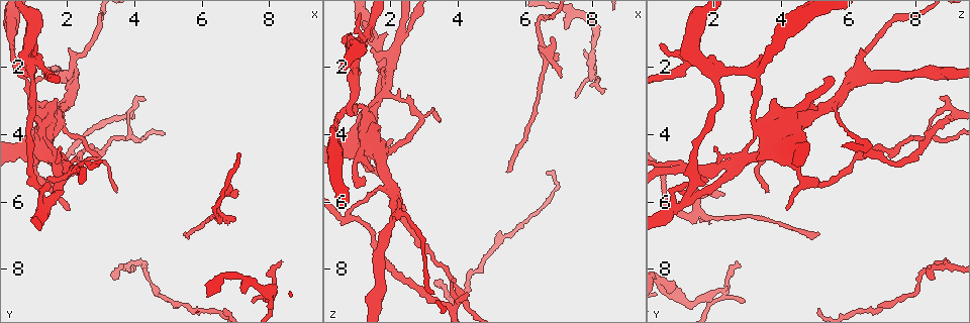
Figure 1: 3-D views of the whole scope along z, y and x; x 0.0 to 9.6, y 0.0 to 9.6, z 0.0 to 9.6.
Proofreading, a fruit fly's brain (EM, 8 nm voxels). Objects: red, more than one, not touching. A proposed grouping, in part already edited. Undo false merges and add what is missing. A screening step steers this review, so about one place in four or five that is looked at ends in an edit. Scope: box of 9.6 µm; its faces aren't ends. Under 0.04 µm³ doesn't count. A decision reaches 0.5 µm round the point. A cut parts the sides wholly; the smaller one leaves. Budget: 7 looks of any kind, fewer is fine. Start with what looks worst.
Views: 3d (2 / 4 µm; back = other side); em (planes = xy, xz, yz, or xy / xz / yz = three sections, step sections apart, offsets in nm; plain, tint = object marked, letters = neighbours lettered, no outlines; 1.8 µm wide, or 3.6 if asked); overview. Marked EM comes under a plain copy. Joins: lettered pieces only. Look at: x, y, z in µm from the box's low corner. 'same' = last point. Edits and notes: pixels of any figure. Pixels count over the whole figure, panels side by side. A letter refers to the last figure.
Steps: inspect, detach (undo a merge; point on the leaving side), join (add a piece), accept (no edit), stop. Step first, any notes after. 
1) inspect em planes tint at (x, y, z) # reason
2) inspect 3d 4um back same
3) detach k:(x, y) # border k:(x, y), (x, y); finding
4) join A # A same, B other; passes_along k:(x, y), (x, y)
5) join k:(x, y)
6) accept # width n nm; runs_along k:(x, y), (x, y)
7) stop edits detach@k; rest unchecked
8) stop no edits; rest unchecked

inspect 3d 4um back at (7.00, 5.75, 2.35) # free end

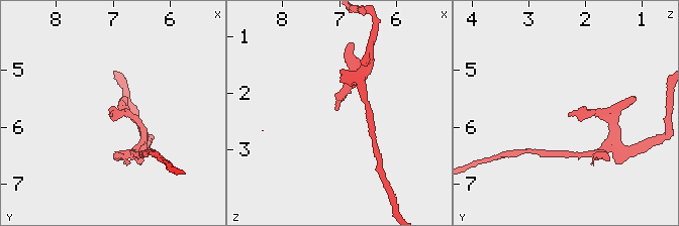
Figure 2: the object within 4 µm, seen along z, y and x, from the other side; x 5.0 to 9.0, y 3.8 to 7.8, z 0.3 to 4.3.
inspect em planes letters at (7.05, 5.80, 2.30)

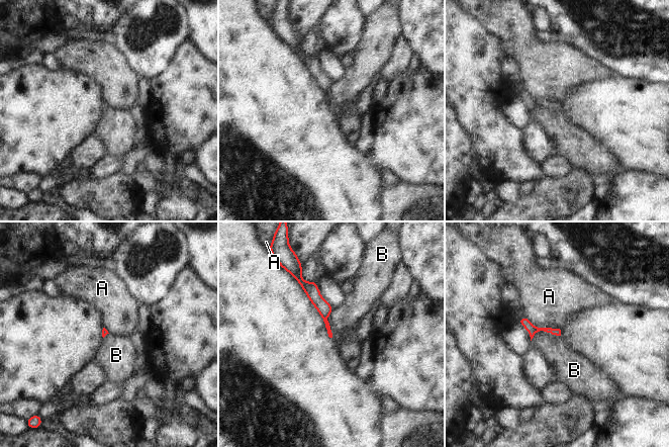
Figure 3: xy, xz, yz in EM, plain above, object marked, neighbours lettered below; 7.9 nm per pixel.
accept # longest_contact A 300 nm; A other, B other; border 3:(560, 336), (537, 332), (531, 341); no lettered piece goes on from it

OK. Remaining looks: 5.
inspect em planes tint at (3.70, 7.95, 8.90) # sharp bend

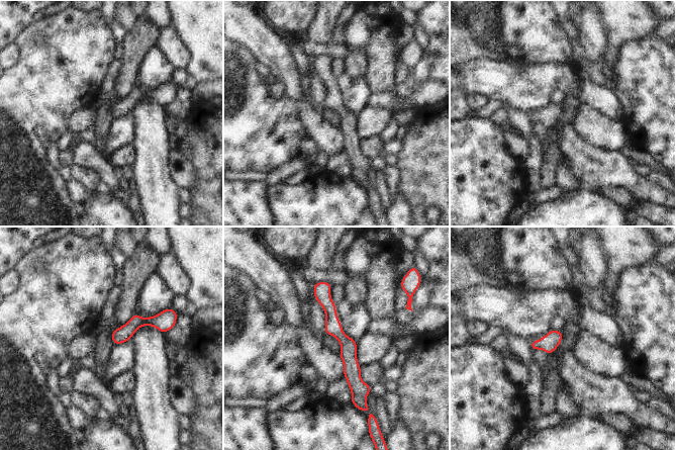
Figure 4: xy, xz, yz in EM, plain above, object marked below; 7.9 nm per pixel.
inspect em planes letters same

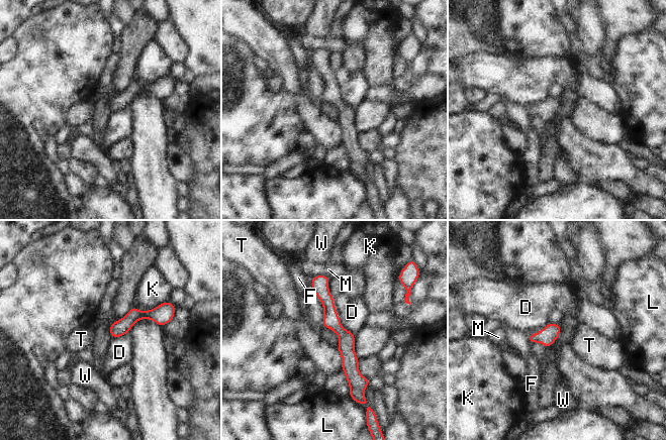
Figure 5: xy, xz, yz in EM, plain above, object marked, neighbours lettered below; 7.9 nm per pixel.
accept # D other, F other, K other, L other, M other, T other, W other; runs_along 5:(315, 278), (346, 338), (353, 391); continuous, no second cell

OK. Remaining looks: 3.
inspect 3d 4um at (2.95, 4.80, 3.45) # closes a loop

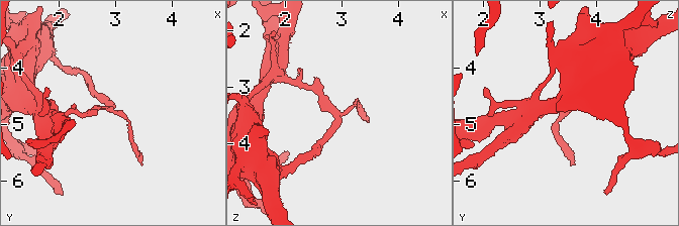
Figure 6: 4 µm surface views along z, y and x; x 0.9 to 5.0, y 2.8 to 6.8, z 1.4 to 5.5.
inspect em planes letters at (2.90, 4.80, 3.50)

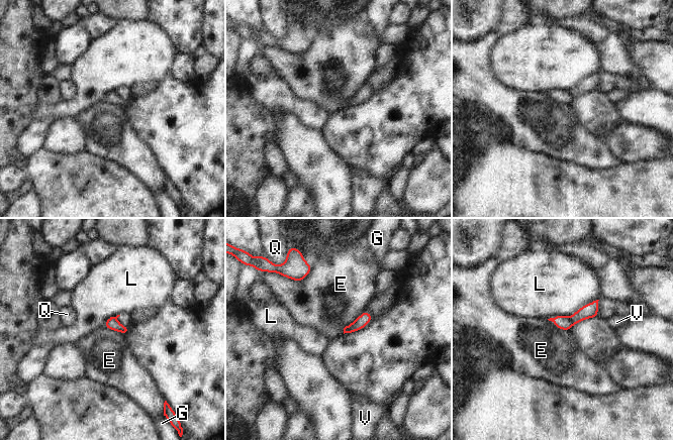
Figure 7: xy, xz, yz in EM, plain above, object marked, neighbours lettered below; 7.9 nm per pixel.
detach 7:(561, 322) # longest_contact L 440 nm; E other, G other, L other, Q other, V other; border 7:(568, 317), (573, 324); a second cell is stuck on

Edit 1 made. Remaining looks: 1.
stop edits detach@7; rest unchecked

